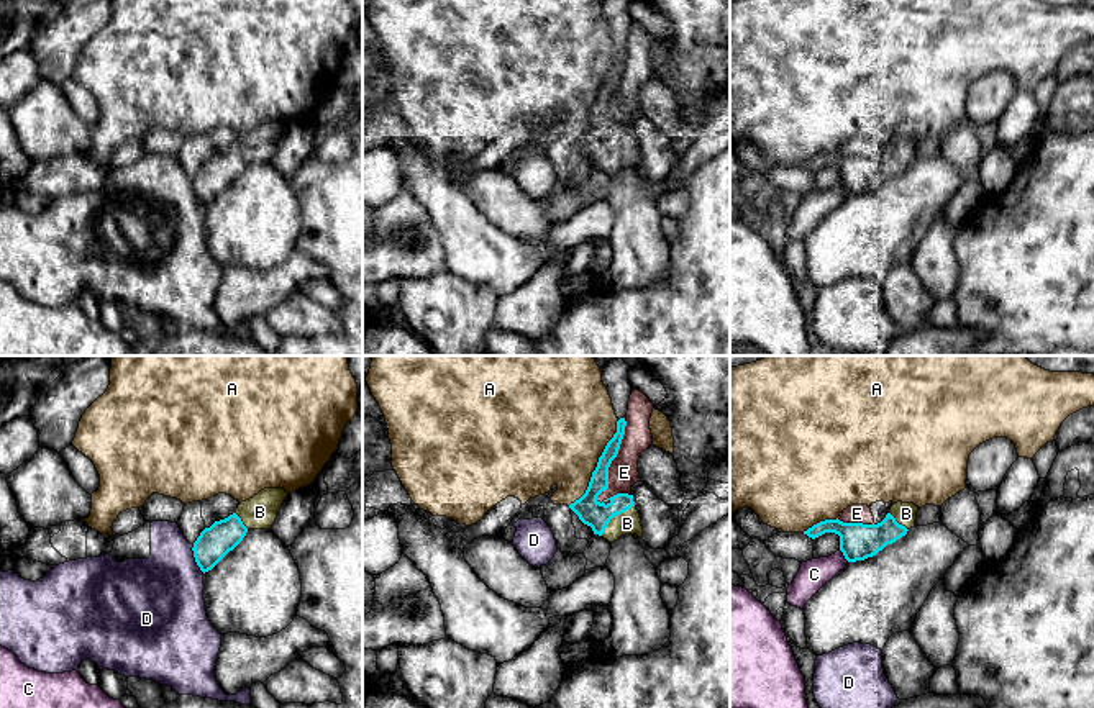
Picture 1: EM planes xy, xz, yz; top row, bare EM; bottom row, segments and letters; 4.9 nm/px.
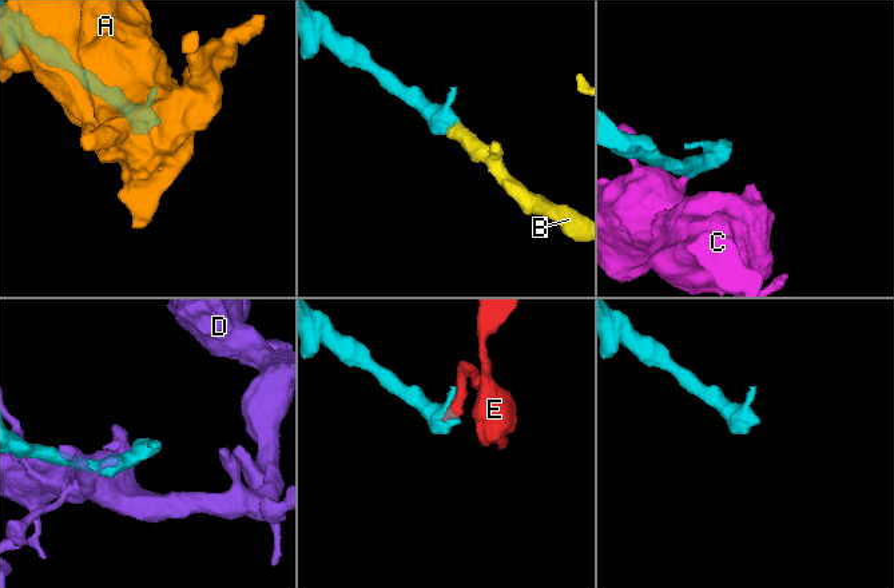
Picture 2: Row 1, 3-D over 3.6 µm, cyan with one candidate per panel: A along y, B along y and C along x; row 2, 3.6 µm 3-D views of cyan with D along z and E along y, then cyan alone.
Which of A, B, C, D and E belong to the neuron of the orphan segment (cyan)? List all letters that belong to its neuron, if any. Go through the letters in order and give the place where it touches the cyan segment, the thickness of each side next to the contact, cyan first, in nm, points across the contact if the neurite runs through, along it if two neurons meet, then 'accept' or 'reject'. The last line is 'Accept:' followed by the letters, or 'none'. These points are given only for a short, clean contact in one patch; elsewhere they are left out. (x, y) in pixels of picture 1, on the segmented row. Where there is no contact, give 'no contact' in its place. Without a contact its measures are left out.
A: xz (597, 464) | 130/480 nm | reject
B: xz (614, 515) | 130/110 nm | accept
C: yz (843, 554) | 180/150 nm | reject
D: xy (196, 559) | 160/420 nm | reject
E: xz (610, 462) | 120/140 nm | reject
Accept: B

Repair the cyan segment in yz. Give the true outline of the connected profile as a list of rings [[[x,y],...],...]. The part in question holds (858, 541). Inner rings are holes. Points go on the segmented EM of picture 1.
[[[897,502],[877,524],[843,523],[836,518],[820,521],[804,534],[815,539],[825,533],[835,533],[840,536],[840,551],[848,562],[864,560],[905,536],[915,526],[917,511],[919,506],[914,503]]]

